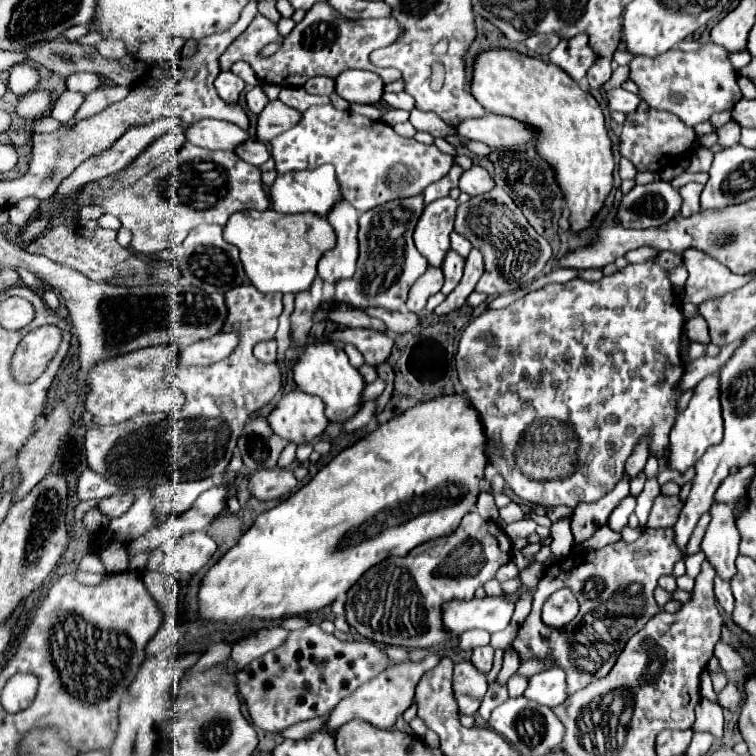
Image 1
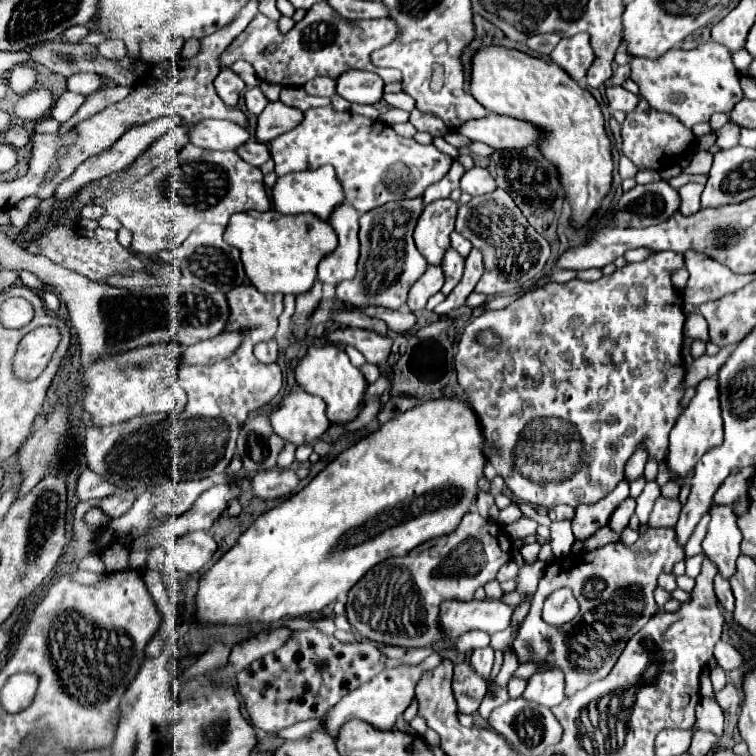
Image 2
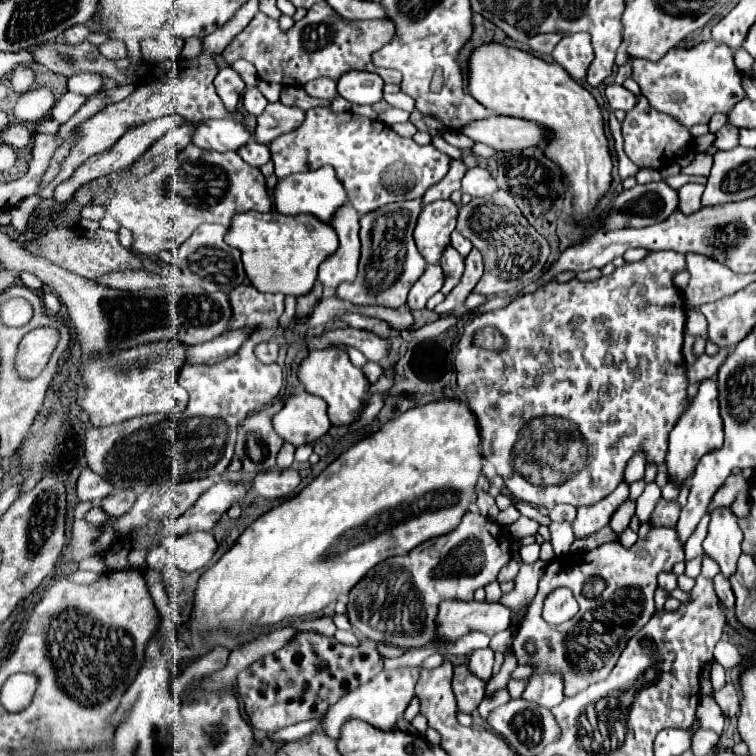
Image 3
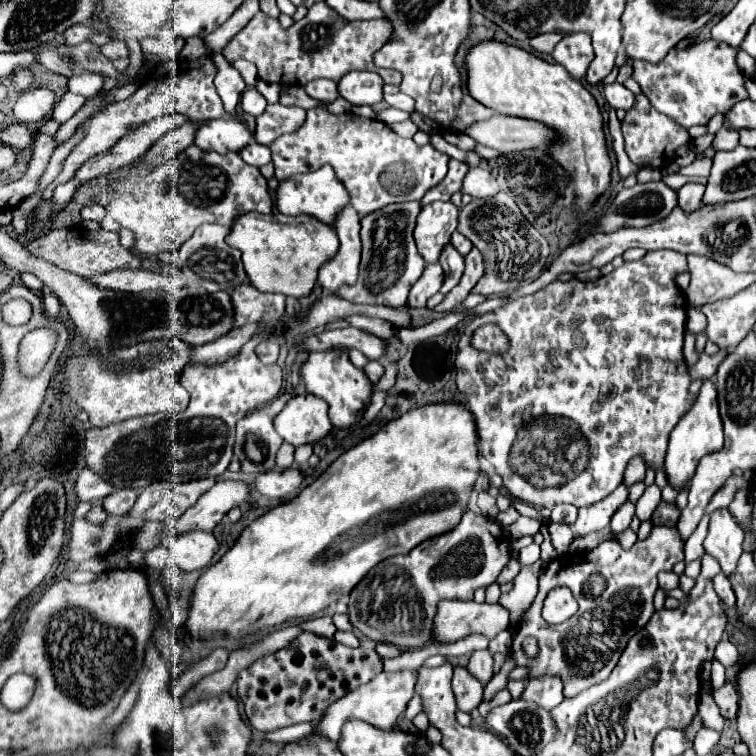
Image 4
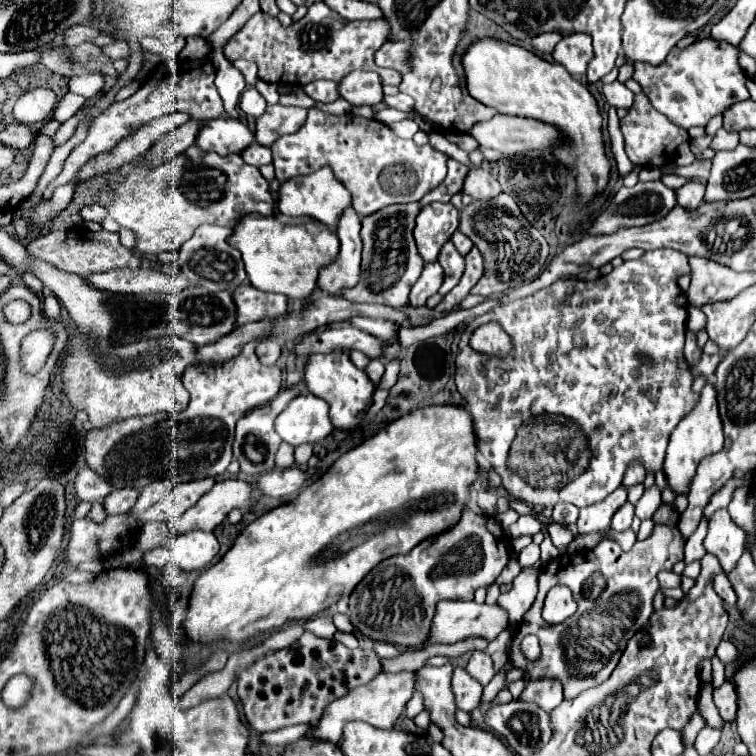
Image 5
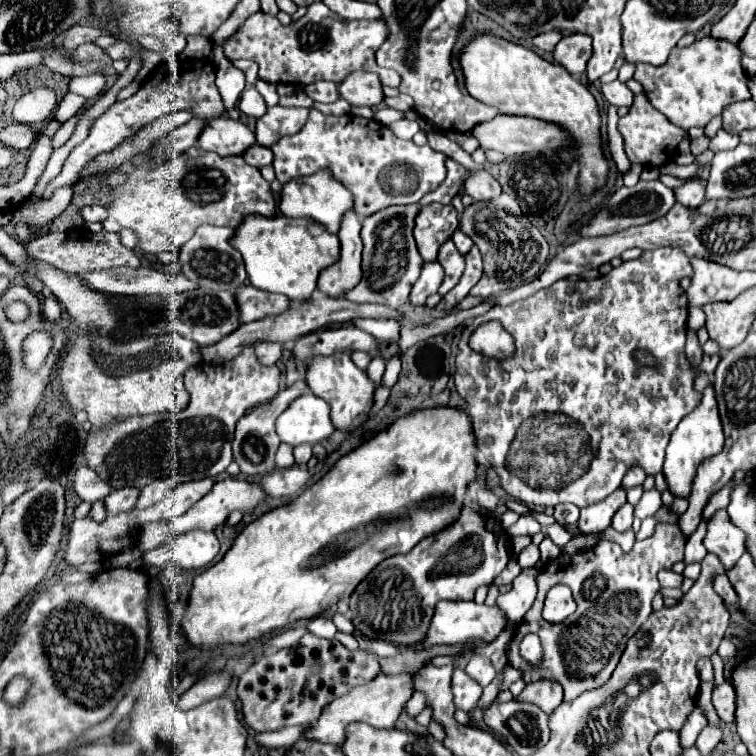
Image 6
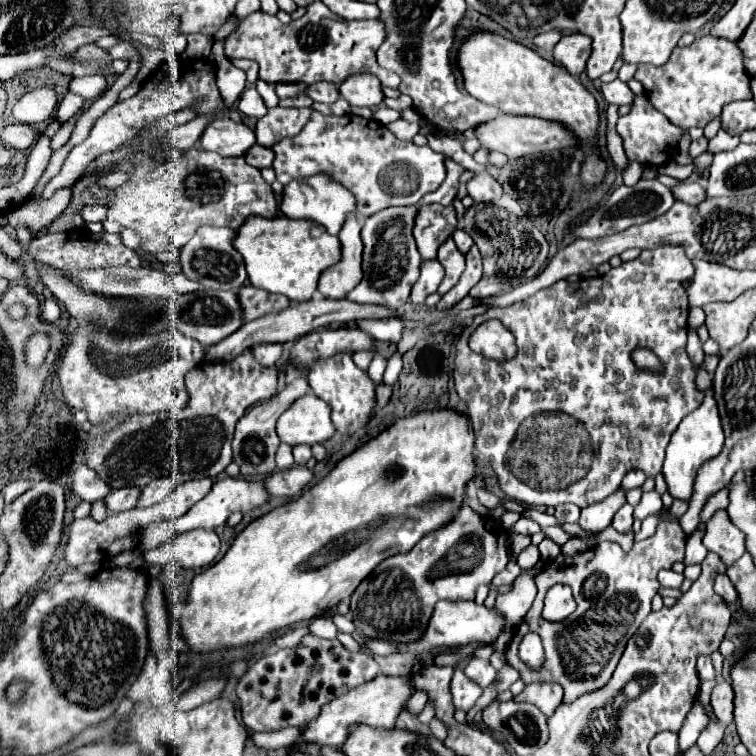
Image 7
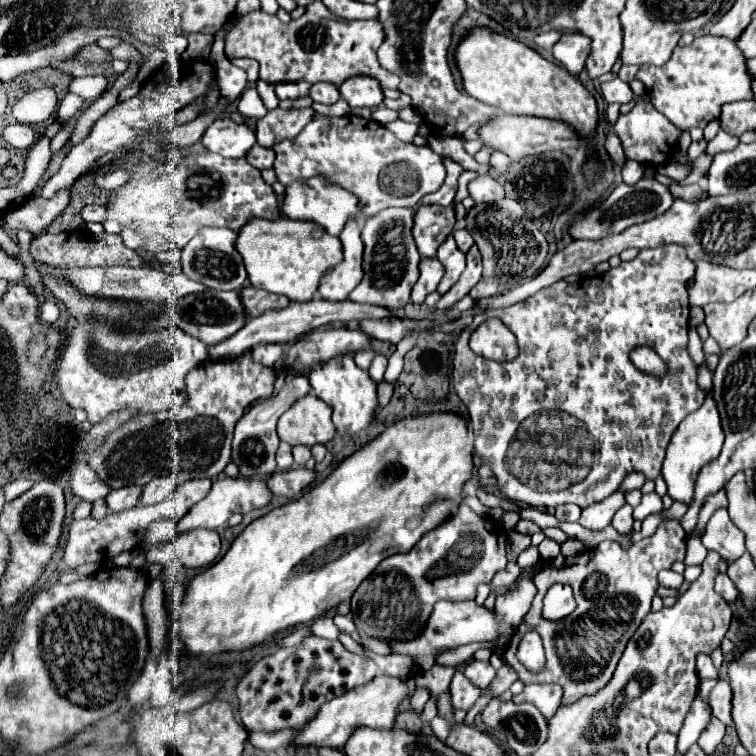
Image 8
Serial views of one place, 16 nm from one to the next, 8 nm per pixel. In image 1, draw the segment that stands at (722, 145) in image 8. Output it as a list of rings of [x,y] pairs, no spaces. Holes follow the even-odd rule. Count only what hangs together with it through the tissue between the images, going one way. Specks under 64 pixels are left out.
[[[728,122],[728,124],[724,124],[720,130],[716,130],[716,134],[718,134],[718,144],[720,144],[722,148],[732,148],[732,146],[736,146],[738,140],[740,140],[740,126]]]

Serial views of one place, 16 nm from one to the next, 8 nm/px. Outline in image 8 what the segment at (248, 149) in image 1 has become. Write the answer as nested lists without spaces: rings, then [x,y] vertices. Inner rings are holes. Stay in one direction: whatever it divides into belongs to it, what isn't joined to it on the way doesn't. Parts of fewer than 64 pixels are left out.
[[[254,146],[250,152],[248,152],[248,156],[246,156],[246,160],[254,166],[254,168],[258,168],[258,170],[266,170],[266,168],[272,168],[272,164],[274,164],[274,150],[272,148],[264,148],[264,146]]]

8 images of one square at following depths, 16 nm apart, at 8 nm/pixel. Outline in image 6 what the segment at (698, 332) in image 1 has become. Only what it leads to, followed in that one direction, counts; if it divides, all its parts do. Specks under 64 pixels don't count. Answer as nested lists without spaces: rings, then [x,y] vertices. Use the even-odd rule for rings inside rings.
[[[690,308],[690,314],[688,314],[688,328],[690,330],[698,330],[706,324],[706,316],[702,312],[702,308]]]

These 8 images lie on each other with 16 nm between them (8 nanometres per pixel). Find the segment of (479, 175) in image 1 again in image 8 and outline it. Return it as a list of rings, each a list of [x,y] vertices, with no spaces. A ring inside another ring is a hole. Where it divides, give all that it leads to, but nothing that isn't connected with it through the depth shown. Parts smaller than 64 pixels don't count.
[[[480,174],[474,182],[470,182],[468,190],[470,190],[470,196],[474,198],[476,204],[494,204],[504,198],[502,184],[498,180],[494,180],[492,176]]]

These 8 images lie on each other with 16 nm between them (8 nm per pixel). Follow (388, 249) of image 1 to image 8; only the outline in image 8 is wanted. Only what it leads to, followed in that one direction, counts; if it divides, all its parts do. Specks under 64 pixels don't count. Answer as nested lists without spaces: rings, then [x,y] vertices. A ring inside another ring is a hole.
[[[386,208],[366,220],[362,230],[364,240],[364,280],[352,290],[352,302],[388,302],[388,308],[398,310],[410,302],[412,286],[418,280],[420,254],[412,238],[414,208]]]

